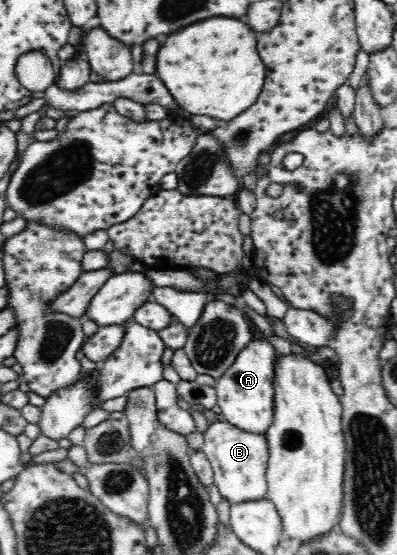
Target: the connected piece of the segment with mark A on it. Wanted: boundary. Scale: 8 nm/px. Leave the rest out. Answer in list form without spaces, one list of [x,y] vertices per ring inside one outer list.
[[[255,330],[254,333],[249,346],[237,358],[235,364],[217,380],[214,387],[217,391],[217,404],[220,406],[225,420],[243,432],[263,436],[274,419],[272,380],[273,364],[275,364],[277,354],[270,343],[267,343],[264,338],[260,338]]]

